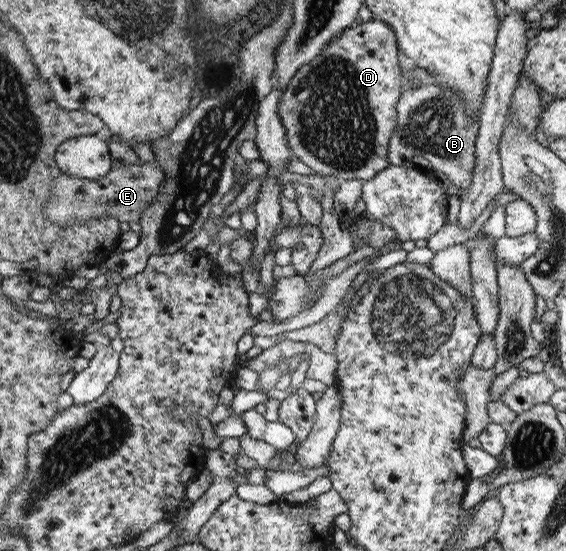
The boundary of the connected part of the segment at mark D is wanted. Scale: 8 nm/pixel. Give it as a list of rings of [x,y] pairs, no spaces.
[[[374,18],[347,28],[335,36],[312,62],[297,68],[289,80],[283,97],[279,99],[277,113],[285,128],[288,147],[296,158],[310,166],[315,173],[348,180],[372,180],[381,169],[390,165],[389,142],[397,127],[397,103],[402,95],[402,72],[399,66],[399,45],[393,29],[385,21]]]

